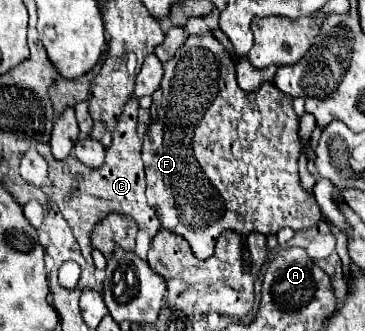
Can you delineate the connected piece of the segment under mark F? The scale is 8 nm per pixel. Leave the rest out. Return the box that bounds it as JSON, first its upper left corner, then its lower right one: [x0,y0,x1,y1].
[142,32,320,260]

